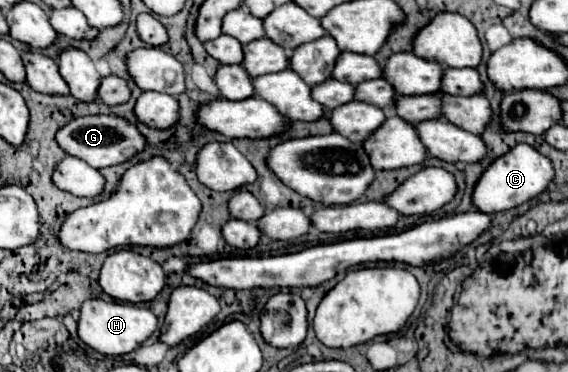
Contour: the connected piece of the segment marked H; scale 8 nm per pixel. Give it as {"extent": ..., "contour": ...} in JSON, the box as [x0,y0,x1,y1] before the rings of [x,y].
{"extent":[78,299,158,355],"contour":[[[88,299],[82,303],[80,319],[78,319],[78,337],[92,349],[96,349],[102,355],[124,355],[134,351],[142,341],[146,341],[158,325],[156,315],[150,313],[150,309],[144,309],[144,305],[130,305],[130,303],[106,303],[102,299]]]}

